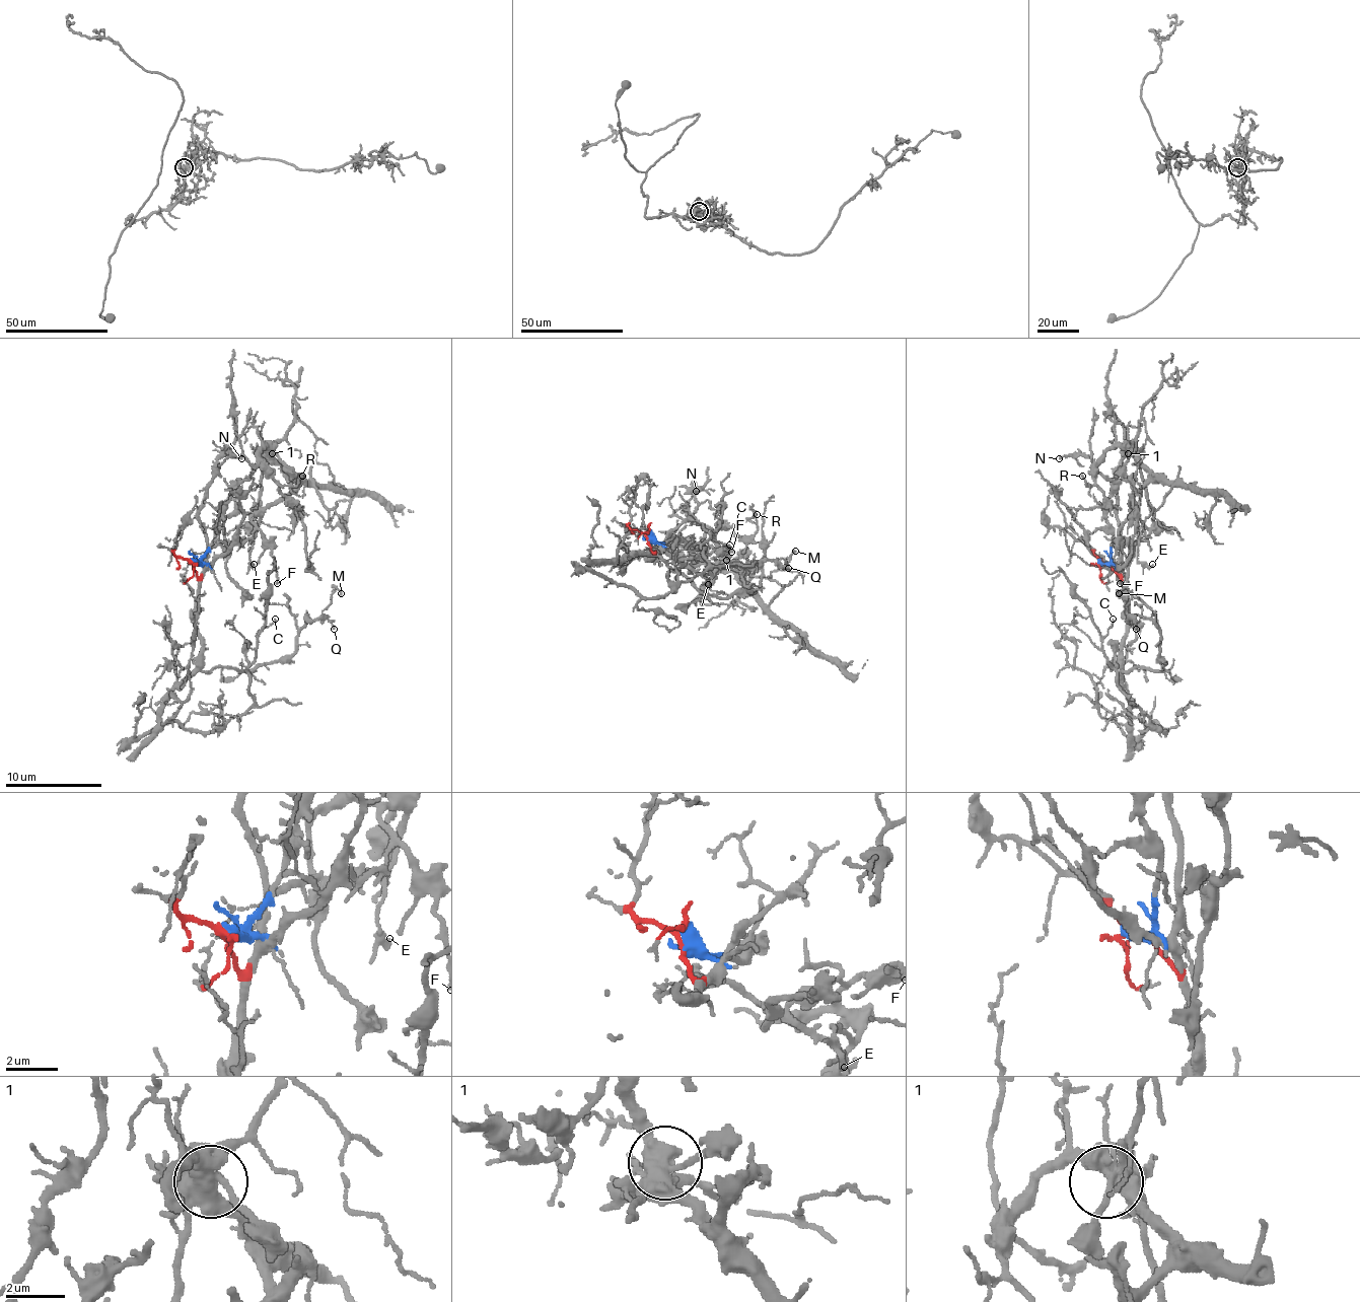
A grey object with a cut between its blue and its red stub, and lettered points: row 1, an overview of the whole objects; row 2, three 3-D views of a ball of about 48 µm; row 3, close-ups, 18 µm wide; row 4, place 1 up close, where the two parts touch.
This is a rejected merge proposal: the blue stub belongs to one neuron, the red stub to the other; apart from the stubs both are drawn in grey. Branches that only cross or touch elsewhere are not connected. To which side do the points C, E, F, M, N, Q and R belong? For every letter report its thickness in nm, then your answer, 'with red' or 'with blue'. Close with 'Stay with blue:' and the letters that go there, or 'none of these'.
C: 110 nm | with red
E: 190 nm | with blue
F: 140 nm | with blue
M: 120 nm | with red
N: 150 nm | with blue
Q: 140 nm | with red
R: 140 nm | with blue
Stay with blue: E, F, N, R

